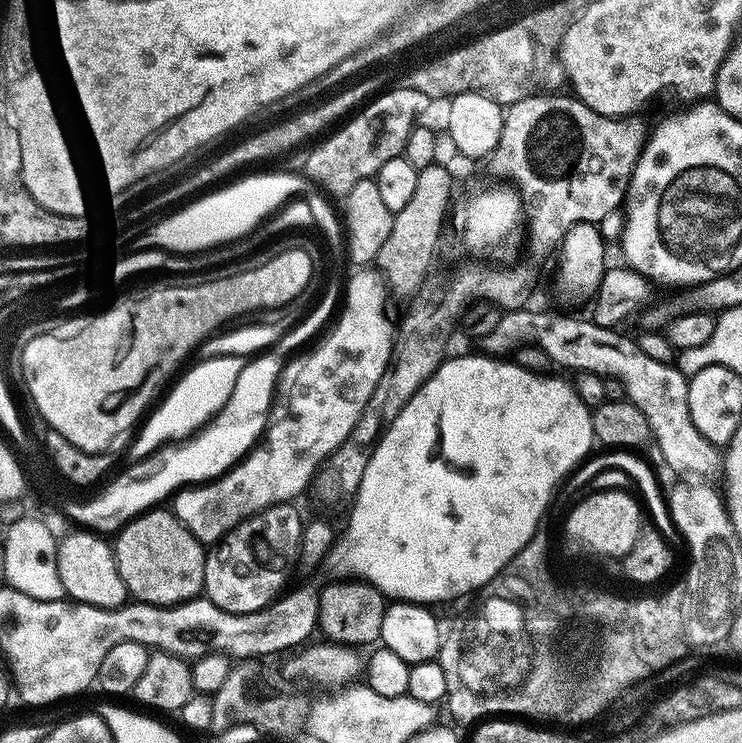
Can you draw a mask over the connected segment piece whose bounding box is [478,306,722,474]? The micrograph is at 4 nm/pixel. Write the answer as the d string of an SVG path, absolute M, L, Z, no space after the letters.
M525 306L505 311L498 326L478 340L479 351L486 356L508 358L519 348L532 344L538 350L546 350L553 365L560 367L561 364L564 368L574 368L577 373L593 372L609 381L617 380L624 387L626 399L646 416L656 448L666 463L694 472L688 474L704 474L700 472L712 472L715 468L717 471L721 467L721 449L702 438L698 426L694 426L694 418L690 418L689 377L682 375L679 367L653 360L635 339L623 336L616 328L598 326L591 318L583 320L580 316L531 312L530 309Z

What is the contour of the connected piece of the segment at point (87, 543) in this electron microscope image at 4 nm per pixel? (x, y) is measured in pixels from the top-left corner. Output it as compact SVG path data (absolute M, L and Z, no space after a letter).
M72 530L68 537L61 539L56 546L56 557L58 558L58 578L62 578L62 586L67 599L77 604L89 604L99 608L121 608L129 603L128 587L122 582L122 574L118 574L116 565L116 554L111 543L108 544L103 535L87 530Z

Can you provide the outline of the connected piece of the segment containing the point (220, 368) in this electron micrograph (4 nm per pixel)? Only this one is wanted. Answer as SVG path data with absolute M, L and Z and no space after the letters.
M224 355L198 361L199 363L177 382L162 404L156 410L154 408L143 421L145 424L130 448L129 459L134 462L142 460L160 447L188 439L200 431L224 408L247 361L247 357L240 355Z

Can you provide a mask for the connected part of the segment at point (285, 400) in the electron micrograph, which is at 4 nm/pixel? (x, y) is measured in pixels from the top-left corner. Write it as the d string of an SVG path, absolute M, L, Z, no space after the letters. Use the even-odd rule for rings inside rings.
M356 270L348 288L346 284L346 295L338 312L340 321L331 325L332 333L304 361L293 359L285 363L276 389L271 419L256 447L223 476L217 476L199 486L185 486L175 493L170 504L171 511L179 516L190 534L194 534L194 538L198 538L201 544L215 545L244 520L275 504L295 501L295 496L303 492L305 495L317 468L335 448L346 442L350 430L354 430L358 418L362 418L362 410L366 410L366 402L370 402L370 394L374 394L374 386L378 386L378 378L382 378L392 357L392 341L396 338L397 329L394 320L388 317L388 292L389 285L379 271Z

